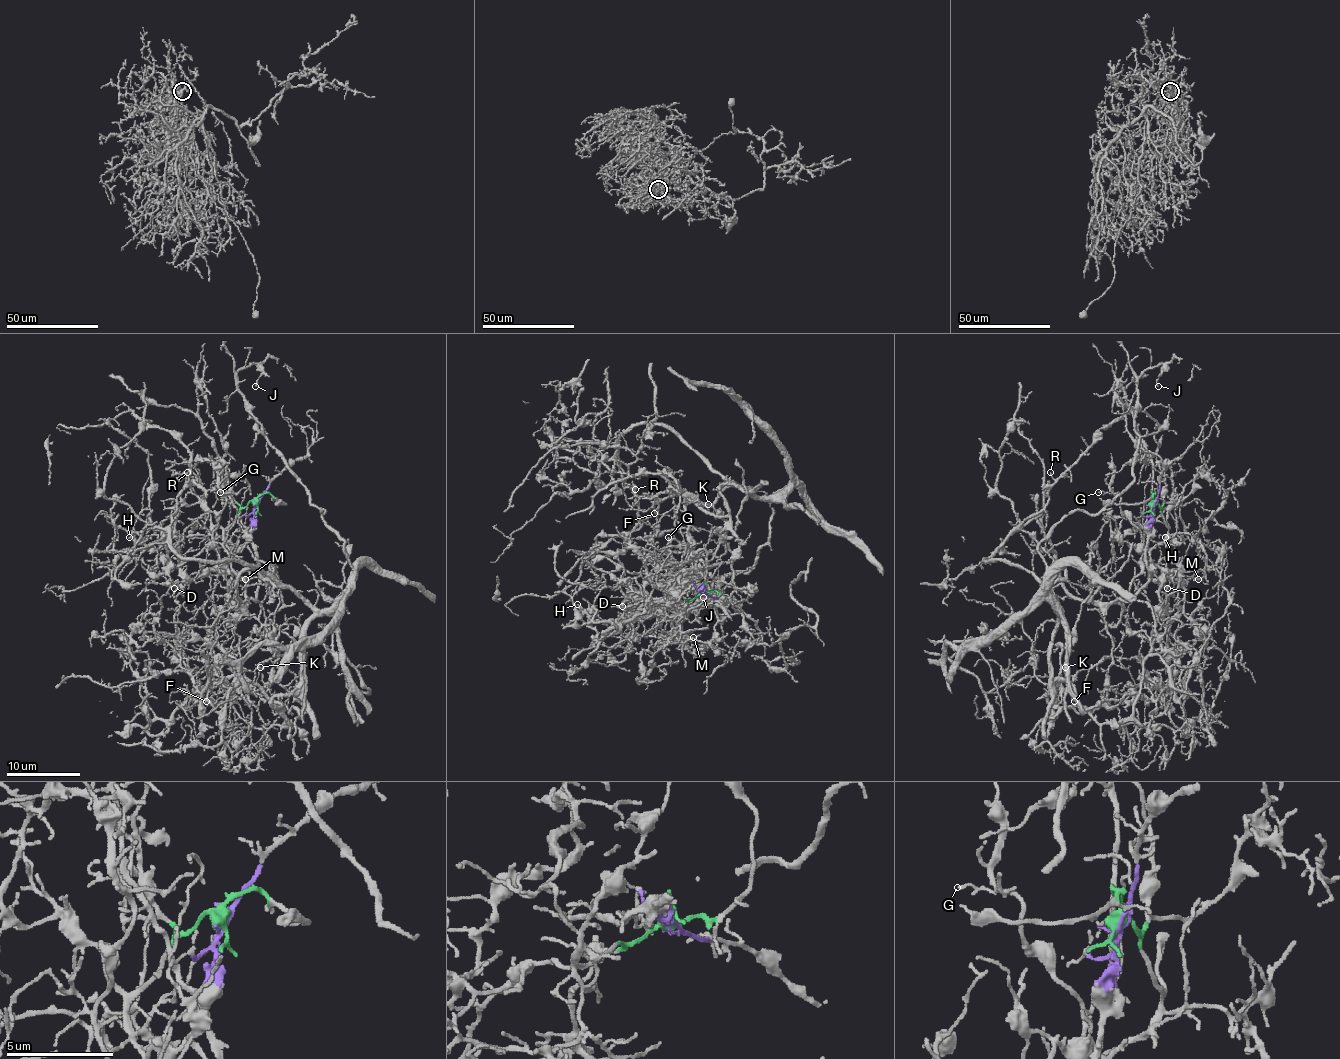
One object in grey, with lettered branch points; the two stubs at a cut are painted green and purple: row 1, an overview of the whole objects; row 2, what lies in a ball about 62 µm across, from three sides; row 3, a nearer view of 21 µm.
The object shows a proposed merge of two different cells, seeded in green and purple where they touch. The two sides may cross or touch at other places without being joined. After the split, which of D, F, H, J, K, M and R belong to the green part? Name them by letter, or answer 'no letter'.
D, H, M

